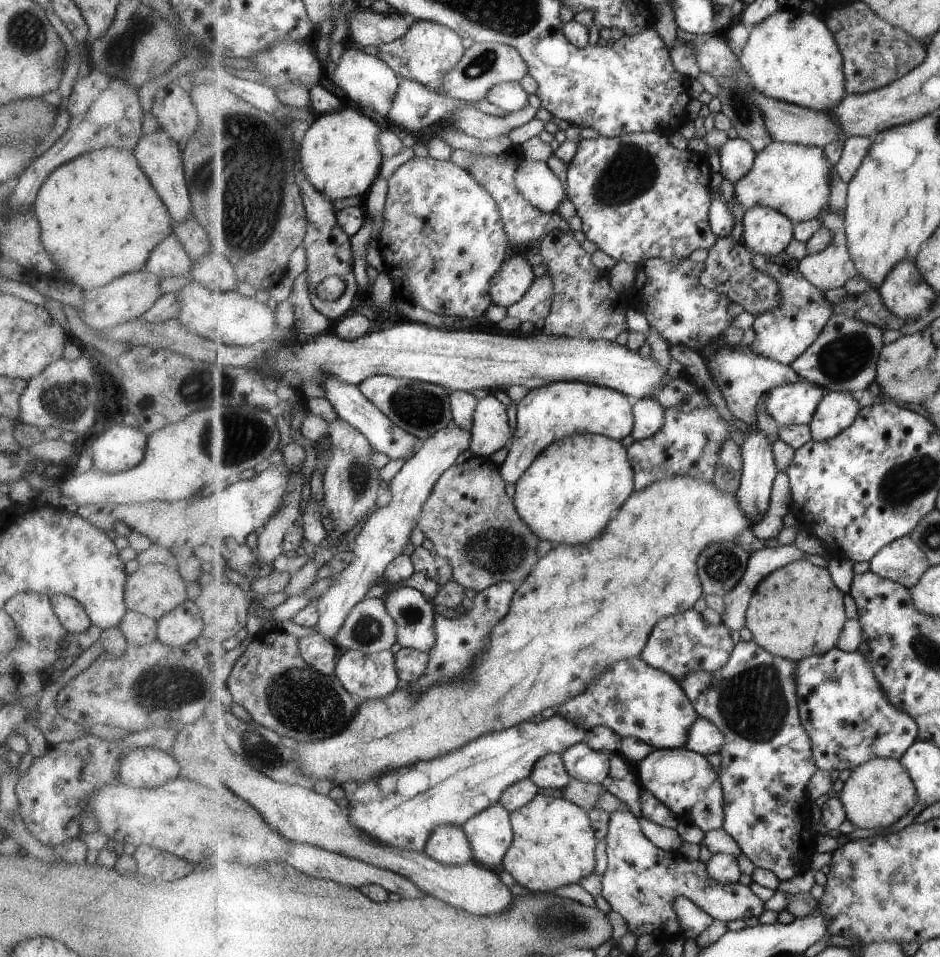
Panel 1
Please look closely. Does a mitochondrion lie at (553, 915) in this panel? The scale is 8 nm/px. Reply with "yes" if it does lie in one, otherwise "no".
yes

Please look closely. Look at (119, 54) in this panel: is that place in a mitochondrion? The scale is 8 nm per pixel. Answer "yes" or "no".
yes

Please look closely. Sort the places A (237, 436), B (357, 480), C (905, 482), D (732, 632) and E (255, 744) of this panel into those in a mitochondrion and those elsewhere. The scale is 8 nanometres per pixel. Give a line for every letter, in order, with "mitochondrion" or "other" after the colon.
A: mitochondrion
B: mitochondrion
C: mitochondrion
D: other
E: mitochondrion

